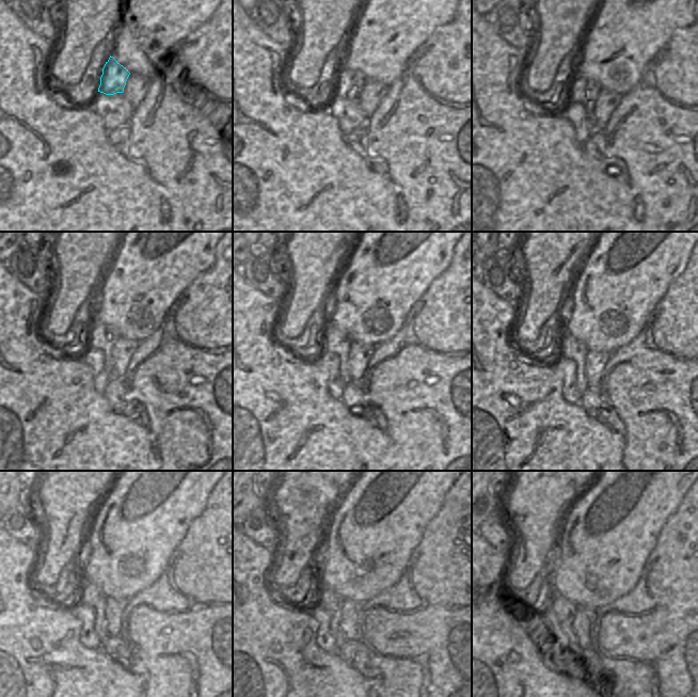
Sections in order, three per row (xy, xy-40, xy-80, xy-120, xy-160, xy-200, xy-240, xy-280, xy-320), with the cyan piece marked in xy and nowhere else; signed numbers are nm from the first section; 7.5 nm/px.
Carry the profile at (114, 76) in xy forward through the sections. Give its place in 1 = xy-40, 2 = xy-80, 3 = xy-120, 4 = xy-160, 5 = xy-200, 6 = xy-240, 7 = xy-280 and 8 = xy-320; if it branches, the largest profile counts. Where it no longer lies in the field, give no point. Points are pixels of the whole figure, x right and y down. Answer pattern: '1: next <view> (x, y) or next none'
1: next xy-40 (349, 83)
2: next xy-80 (583, 91)
3: next xy-120 (99, 336)
4: next xy-160 (334, 341)
5: next xy-200 (571, 348)
6: next xy-240 (90, 593)
7: next xy-280 (328, 599)
8: next xy-320 (564, 614)

